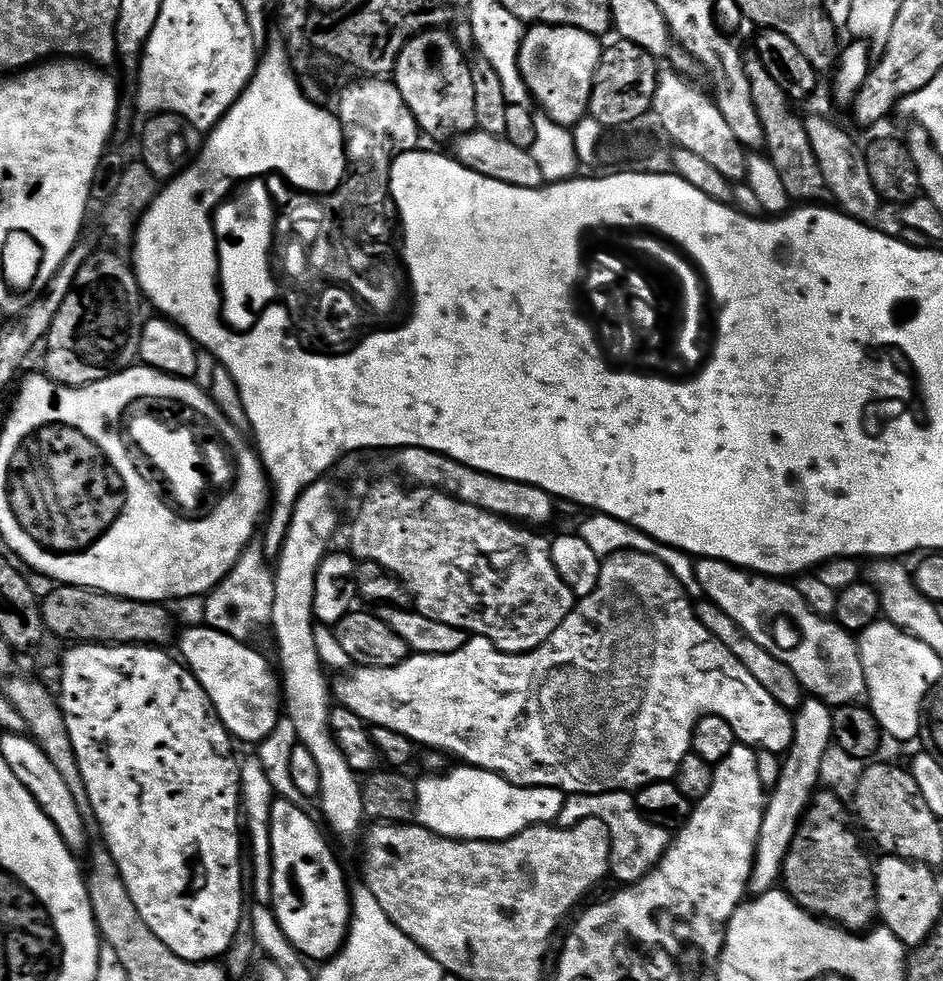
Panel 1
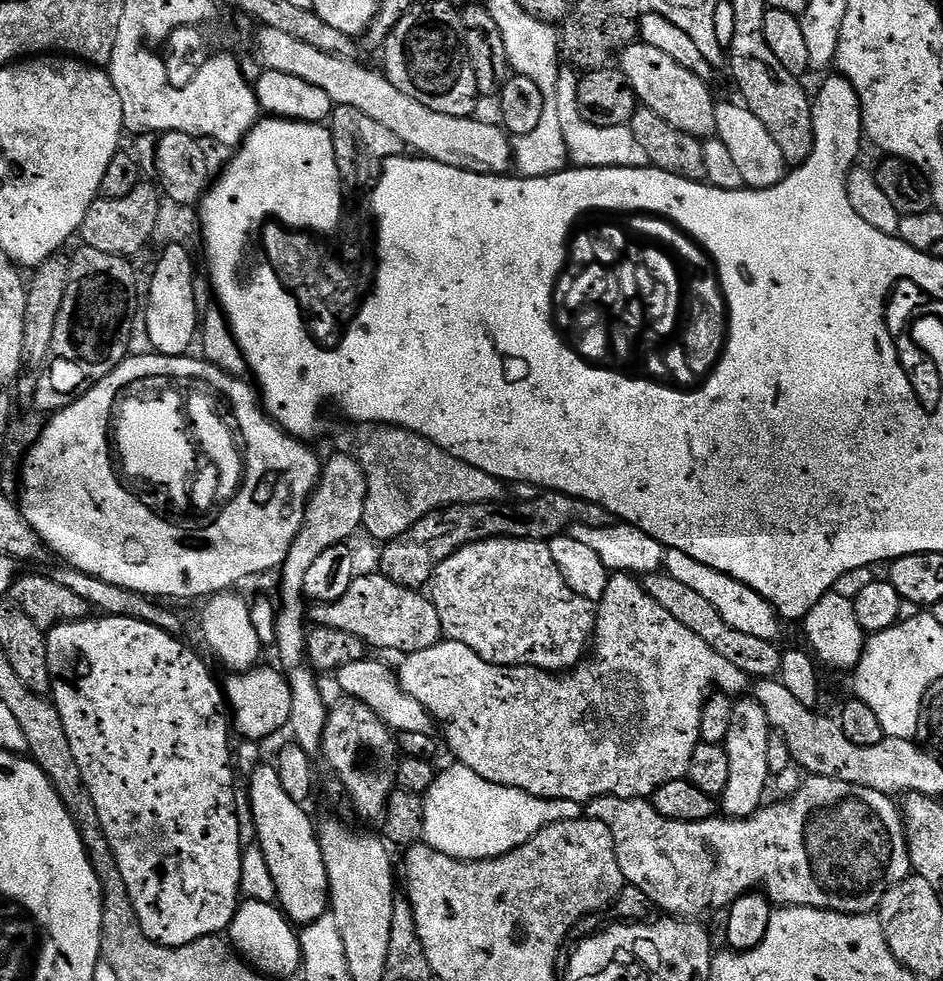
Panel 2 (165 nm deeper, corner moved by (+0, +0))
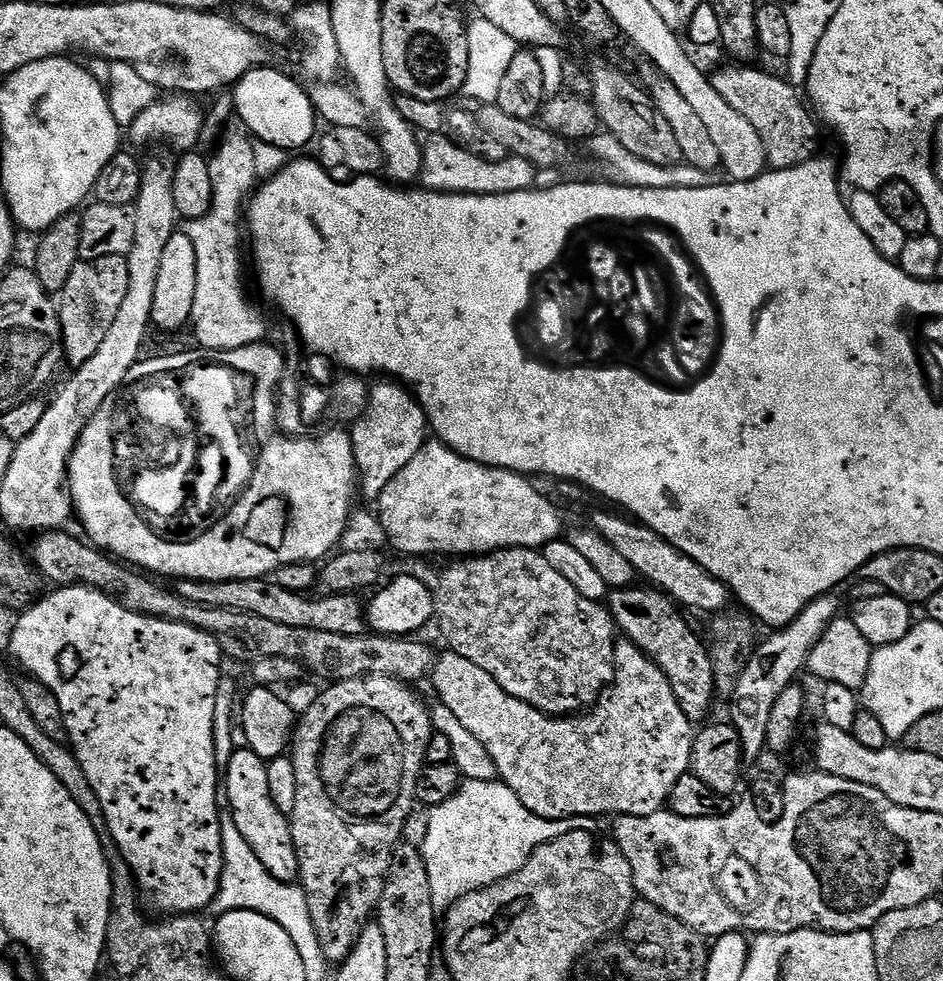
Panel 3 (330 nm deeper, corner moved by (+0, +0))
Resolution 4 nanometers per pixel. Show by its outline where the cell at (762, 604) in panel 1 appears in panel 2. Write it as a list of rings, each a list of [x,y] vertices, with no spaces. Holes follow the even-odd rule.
[[[673,548],[665,551],[663,571],[670,578],[682,582],[682,586],[694,590],[701,598],[706,598],[706,602],[710,602],[710,606],[714,606],[714,610],[718,610],[718,614],[722,614],[722,622],[726,622],[726,626],[734,626],[734,630],[742,630],[742,634],[750,634],[753,638],[773,642],[781,639],[779,637],[780,627],[782,627],[780,617],[760,595],[754,590],[750,590],[750,586],[746,586],[710,566],[702,566],[702,562],[694,562],[694,558],[682,554],[682,550]]]

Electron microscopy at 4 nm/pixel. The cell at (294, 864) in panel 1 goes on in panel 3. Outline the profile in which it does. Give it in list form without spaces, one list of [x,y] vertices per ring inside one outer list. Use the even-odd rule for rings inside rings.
[[[250,748],[235,750],[222,776],[222,788],[226,793],[226,808],[232,813],[234,826],[242,838],[258,854],[258,862],[274,874],[284,884],[295,884],[300,878],[300,859],[294,850],[294,838],[289,817],[274,806],[274,798],[270,796],[270,781],[267,778],[268,765]]]

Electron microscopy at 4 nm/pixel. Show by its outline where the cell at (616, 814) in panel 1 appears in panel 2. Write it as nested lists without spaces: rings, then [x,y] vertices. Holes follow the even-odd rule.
[[[813,776],[807,777],[808,781],[793,794],[789,800],[784,800],[781,804],[769,803],[761,807],[759,812],[752,816],[743,818],[713,818],[702,822],[674,822],[670,818],[662,818],[654,810],[654,806],[647,799],[623,800],[617,796],[599,796],[589,800],[586,805],[587,819],[603,822],[614,834],[614,846],[618,854],[618,866],[622,866],[622,874],[627,883],[633,884],[657,909],[661,908],[661,913],[672,918],[700,918],[700,915],[708,907],[727,909],[729,904],[733,904],[738,897],[745,894],[752,894],[757,891],[759,884],[764,884],[763,891],[769,900],[776,906],[791,906],[793,908],[822,908],[830,912],[845,912],[848,916],[863,916],[877,911],[882,902],[882,898],[898,882],[908,879],[913,875],[912,863],[910,862],[910,850],[908,849],[908,839],[904,833],[904,818],[897,801],[891,796],[878,790],[870,790],[866,786],[854,786],[850,782],[842,782],[834,776]]]

